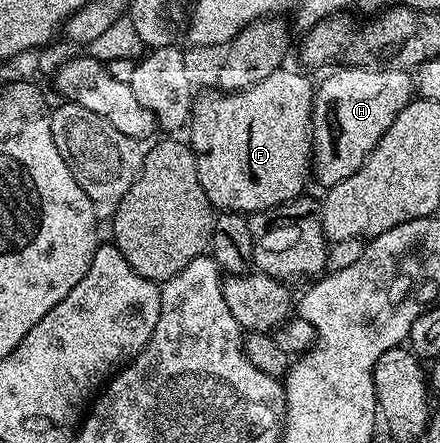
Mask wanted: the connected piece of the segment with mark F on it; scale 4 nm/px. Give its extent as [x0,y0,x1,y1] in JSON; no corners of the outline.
[187,66,315,214]

